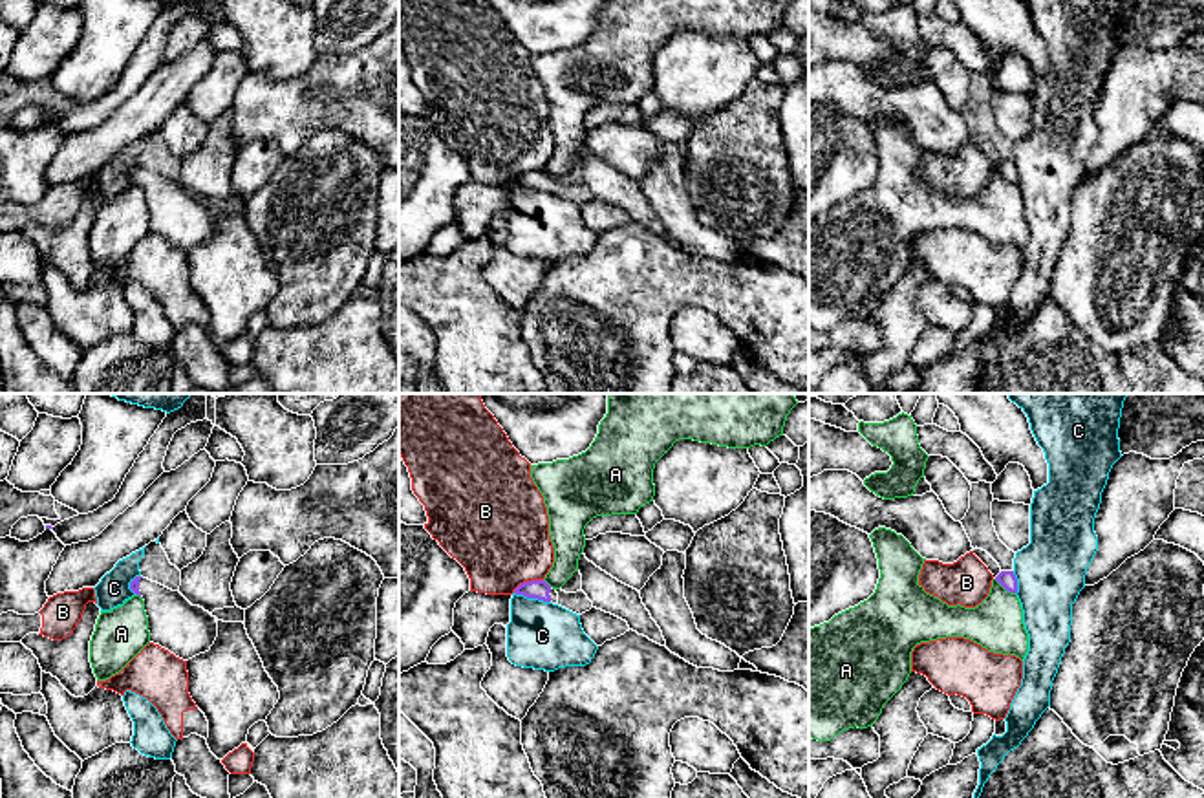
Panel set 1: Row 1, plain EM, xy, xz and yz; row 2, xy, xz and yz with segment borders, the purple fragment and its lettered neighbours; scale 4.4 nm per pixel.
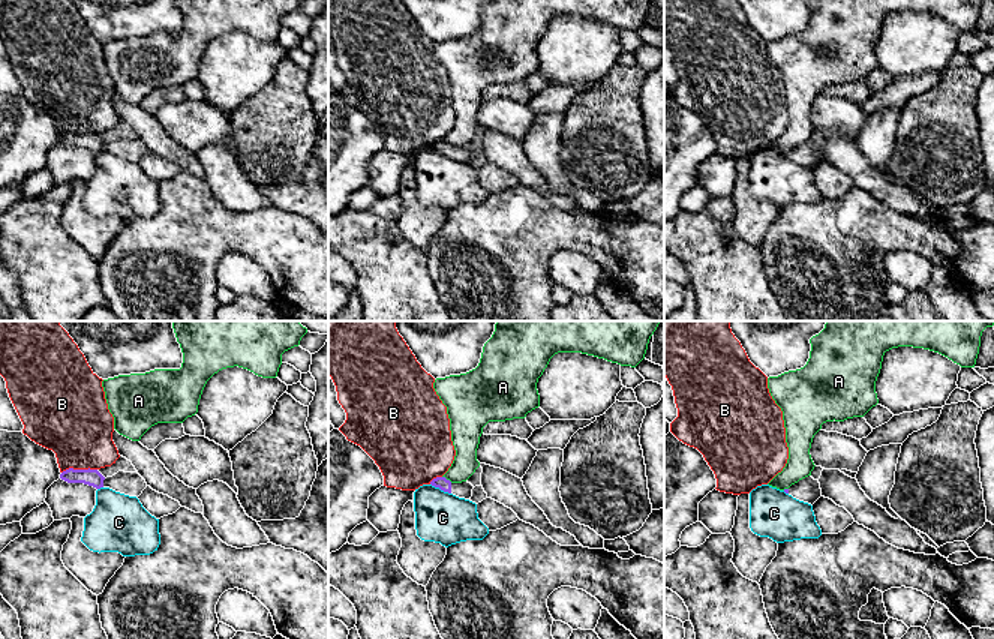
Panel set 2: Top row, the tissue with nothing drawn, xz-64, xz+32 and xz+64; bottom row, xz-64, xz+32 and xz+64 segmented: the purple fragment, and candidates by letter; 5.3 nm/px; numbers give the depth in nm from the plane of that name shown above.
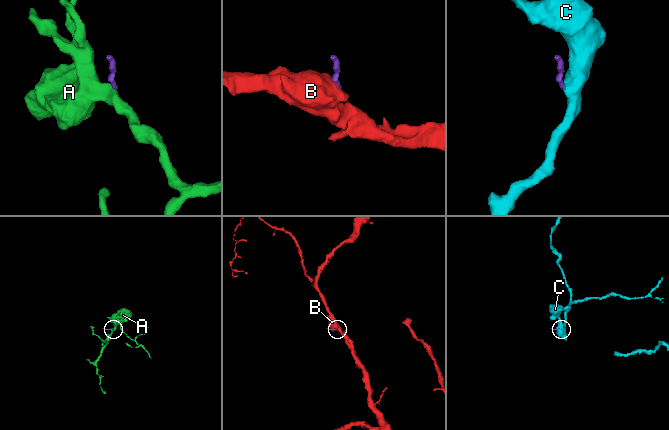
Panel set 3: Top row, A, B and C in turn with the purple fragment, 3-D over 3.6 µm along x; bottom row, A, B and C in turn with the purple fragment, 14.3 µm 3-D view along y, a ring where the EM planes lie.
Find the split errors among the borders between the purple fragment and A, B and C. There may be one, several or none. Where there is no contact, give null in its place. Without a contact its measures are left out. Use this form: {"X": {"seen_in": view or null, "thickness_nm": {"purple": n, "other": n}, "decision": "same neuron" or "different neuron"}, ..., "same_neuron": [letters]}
{"A": {"seen_in": "yz", "thickness_nm": {"purple": 80, "other": 220}, "decision": "different neuron"}, "B": {"seen_in": "xz", "thickness_nm": {"purple": 90, "other": 440}, "decision": "different neuron"}, "C": {"seen_in": "xz", "thickness_nm": {"purple": 90, "other": 300}, "decision": "different neuron"}, "same_neuron": []}

